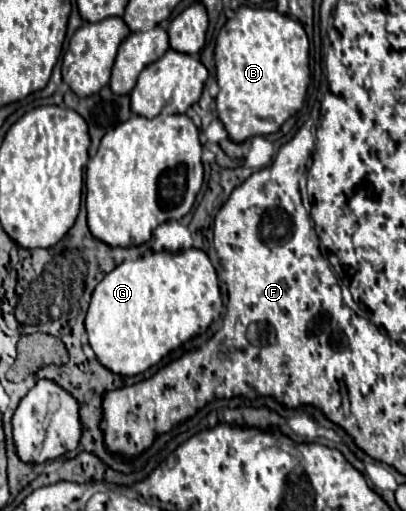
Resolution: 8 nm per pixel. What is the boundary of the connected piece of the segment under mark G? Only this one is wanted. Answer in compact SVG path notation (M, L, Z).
M203 249L153 251L123 261L99 281L87 309L85 329L101 365L129 377L157 365L169 351L205 331L221 307L217 271Z

